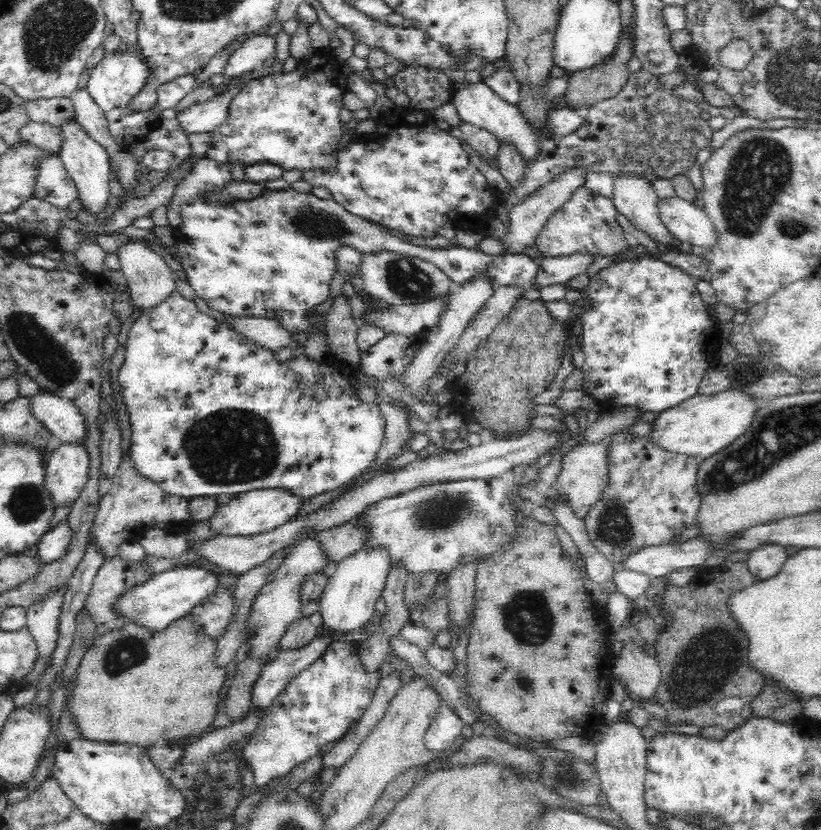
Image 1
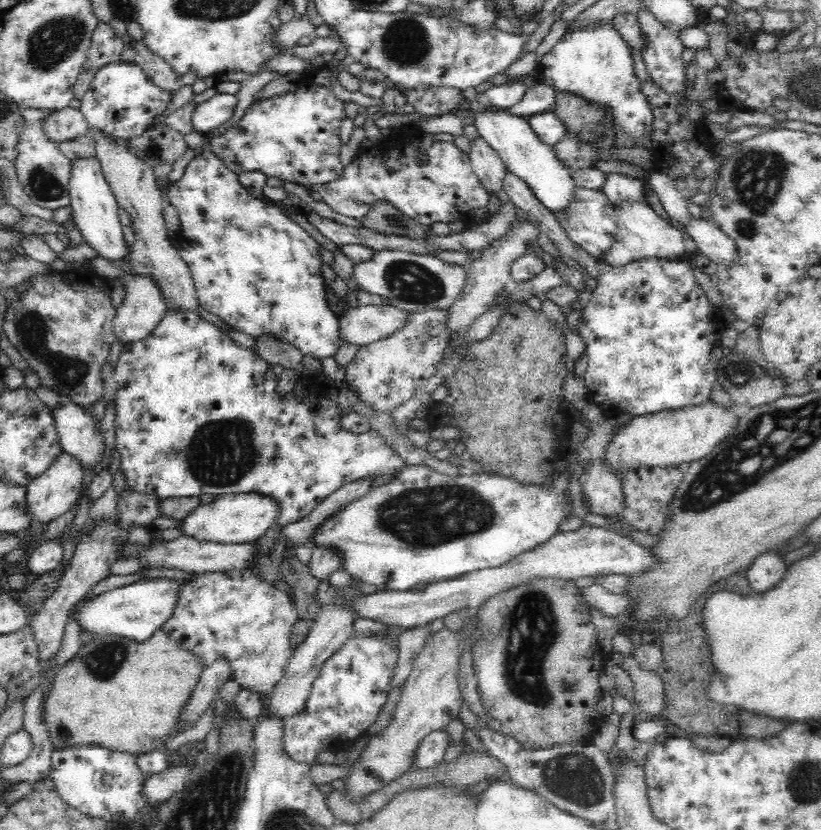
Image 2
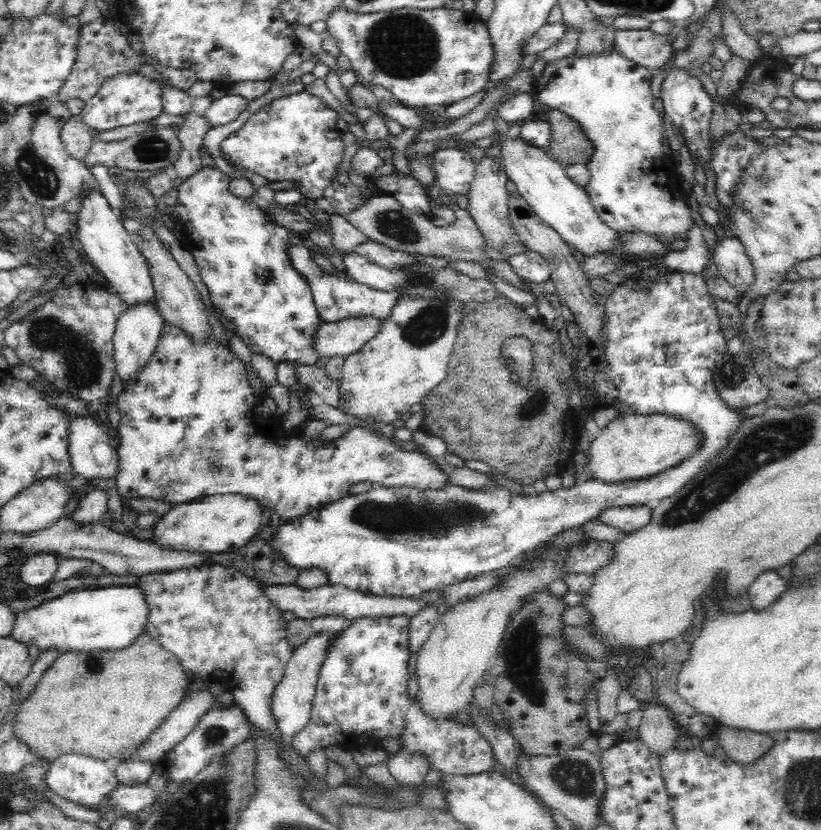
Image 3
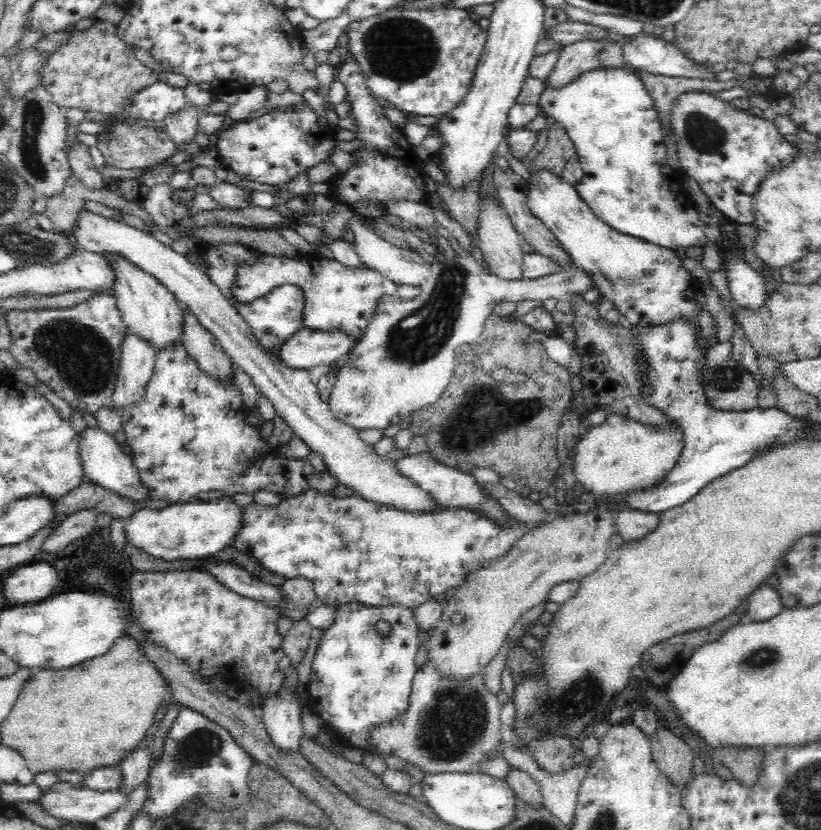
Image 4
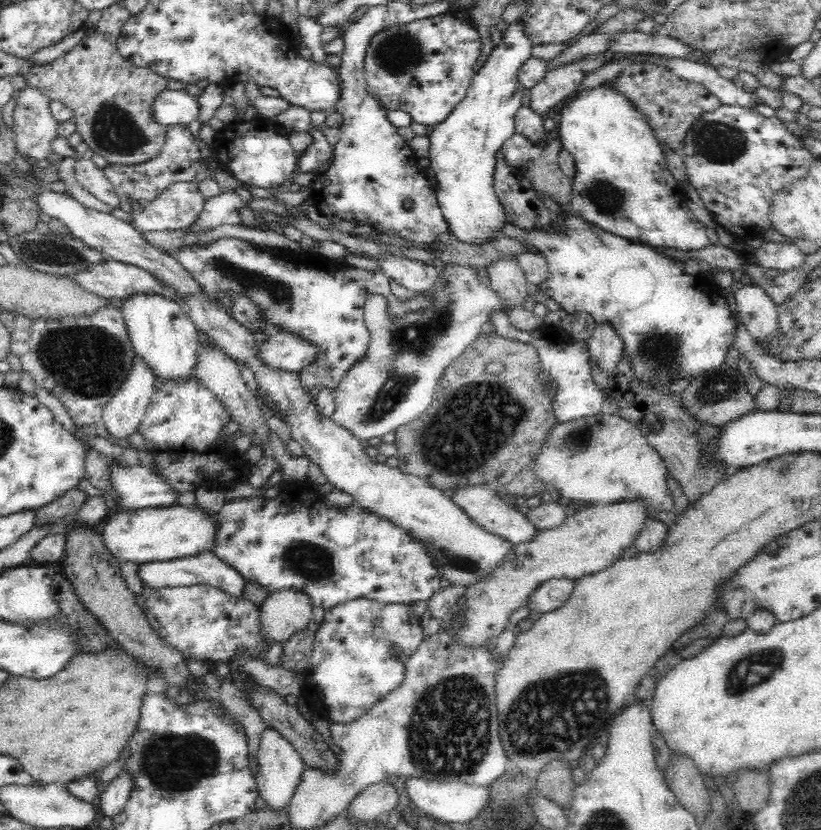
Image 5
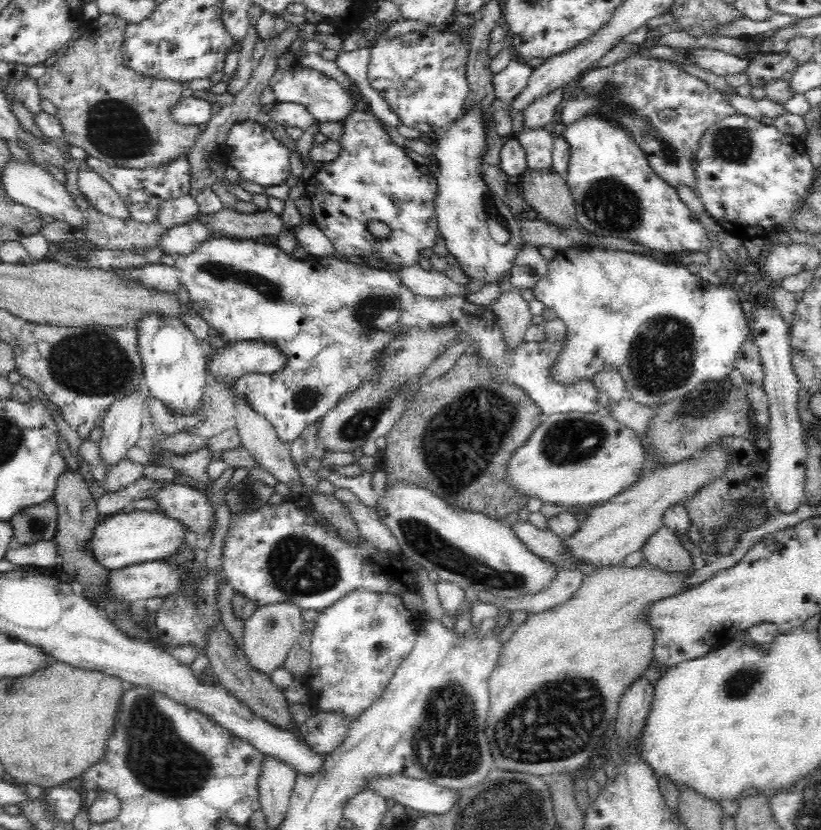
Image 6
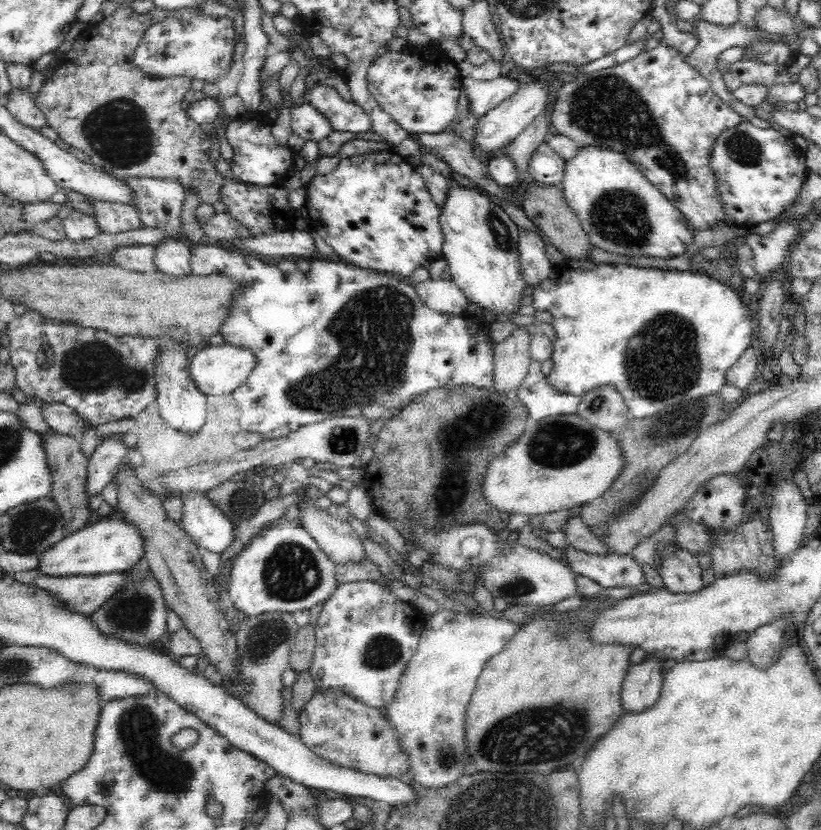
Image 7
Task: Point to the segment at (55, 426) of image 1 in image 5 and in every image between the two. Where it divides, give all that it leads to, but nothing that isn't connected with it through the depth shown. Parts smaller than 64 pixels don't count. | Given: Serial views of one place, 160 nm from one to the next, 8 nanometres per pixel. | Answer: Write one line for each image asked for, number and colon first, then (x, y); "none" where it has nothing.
2: (78, 435)
3: (92, 454)
4: (102, 460)
5: (136, 487)

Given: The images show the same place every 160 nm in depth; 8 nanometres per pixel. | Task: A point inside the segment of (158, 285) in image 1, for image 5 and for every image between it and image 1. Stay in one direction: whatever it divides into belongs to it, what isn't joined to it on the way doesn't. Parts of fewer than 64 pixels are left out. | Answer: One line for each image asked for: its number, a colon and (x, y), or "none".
2: (143, 305)
3: (137, 329)
4: (137, 362)
5: (123, 412)

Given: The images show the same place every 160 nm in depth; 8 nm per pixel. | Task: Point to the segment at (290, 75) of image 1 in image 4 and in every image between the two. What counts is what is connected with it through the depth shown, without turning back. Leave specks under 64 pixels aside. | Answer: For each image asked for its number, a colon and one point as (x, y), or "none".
2: (295, 136)
3: (295, 138)
4: (272, 149)

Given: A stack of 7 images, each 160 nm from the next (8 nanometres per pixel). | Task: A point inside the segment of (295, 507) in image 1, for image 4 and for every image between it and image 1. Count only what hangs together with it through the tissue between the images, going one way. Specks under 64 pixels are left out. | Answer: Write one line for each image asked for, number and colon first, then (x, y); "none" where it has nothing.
2: (238, 518)
3: (219, 523)
4: (182, 531)

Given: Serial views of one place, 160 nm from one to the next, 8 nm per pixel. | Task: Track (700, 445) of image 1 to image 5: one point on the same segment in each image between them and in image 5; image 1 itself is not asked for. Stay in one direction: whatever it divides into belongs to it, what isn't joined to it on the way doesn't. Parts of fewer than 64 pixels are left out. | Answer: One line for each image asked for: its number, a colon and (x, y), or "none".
2: (687, 434)
3: (631, 446)
4: (621, 454)
5: (603, 459)

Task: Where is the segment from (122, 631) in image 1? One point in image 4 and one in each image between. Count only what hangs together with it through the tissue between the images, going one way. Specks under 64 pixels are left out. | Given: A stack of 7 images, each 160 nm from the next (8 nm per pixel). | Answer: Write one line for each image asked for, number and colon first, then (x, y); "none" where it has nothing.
2: (130, 696)
3: (104, 703)
4: (88, 716)

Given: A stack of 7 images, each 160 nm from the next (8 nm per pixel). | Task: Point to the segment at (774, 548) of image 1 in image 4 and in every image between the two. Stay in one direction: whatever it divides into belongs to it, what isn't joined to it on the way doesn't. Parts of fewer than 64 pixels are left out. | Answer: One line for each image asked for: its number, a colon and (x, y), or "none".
2: (767, 569)
3: (768, 586)
4: (765, 602)

